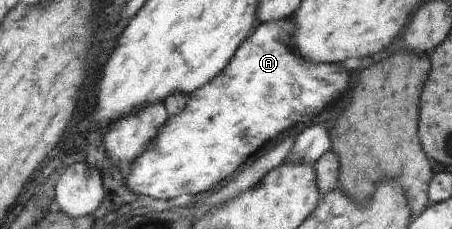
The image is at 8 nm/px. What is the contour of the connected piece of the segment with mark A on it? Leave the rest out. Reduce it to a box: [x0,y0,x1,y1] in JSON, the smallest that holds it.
[124,22,348,200]

